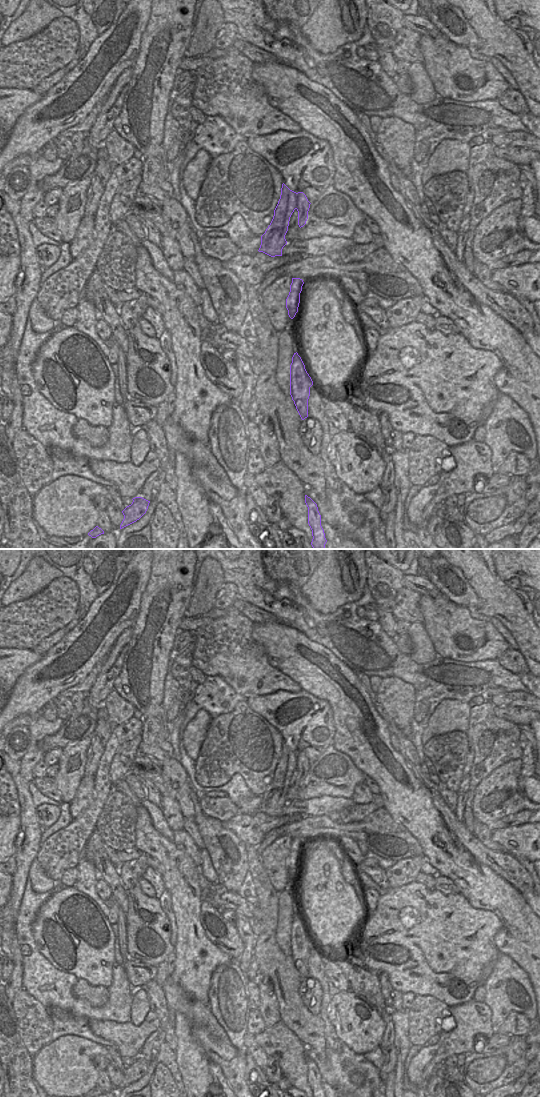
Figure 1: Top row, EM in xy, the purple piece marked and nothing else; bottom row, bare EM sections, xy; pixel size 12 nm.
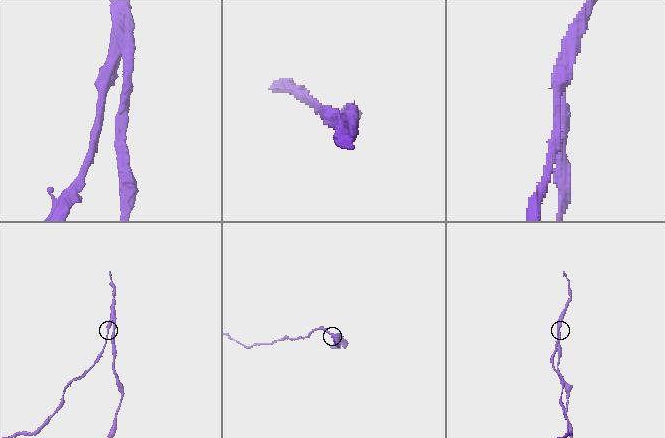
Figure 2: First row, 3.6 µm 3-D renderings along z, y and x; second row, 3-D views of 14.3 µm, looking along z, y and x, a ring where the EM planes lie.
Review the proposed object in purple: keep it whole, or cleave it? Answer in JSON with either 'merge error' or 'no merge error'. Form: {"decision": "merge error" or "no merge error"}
{"decision": "merge error"}

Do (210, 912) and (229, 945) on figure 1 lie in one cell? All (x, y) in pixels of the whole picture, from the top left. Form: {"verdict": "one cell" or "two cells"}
{"verdict": "one cell"}

